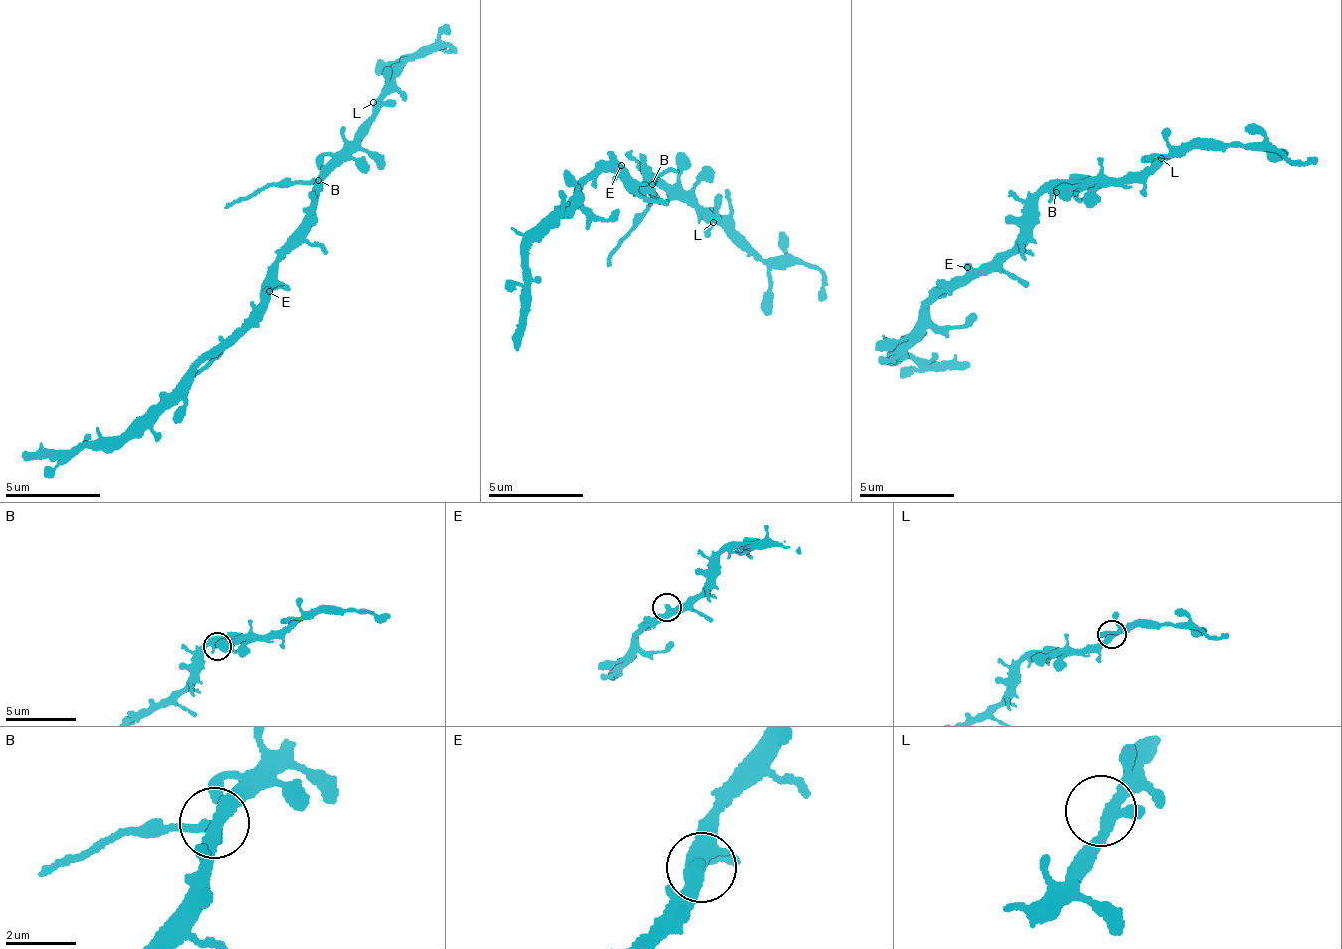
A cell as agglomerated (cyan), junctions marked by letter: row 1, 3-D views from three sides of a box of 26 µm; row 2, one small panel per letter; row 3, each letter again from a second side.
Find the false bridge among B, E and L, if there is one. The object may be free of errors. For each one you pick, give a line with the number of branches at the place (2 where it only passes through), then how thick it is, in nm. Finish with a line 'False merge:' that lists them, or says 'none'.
B: 3 branches meet; 320 nm thick
False merge: B

